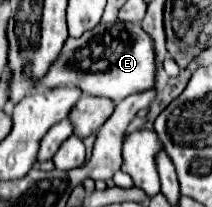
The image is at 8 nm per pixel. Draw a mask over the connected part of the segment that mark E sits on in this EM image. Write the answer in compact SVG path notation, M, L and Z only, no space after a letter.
M101 22L95 30L85 32L81 38L69 38L59 58L49 68L47 76L39 82L39 88L55 88L71 84L83 88L91 96L107 96L115 102L129 94L153 90L157 82L157 60L153 38L133 22Z

